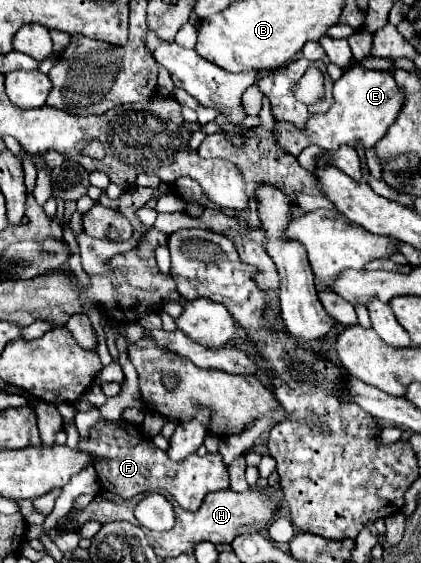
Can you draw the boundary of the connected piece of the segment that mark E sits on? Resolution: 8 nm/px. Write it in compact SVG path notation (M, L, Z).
M361 64L349 66L343 76L333 84L333 104L325 114L313 114L305 128L297 128L293 122L279 122L275 120L275 142L287 154L299 156L303 148L317 144L327 152L335 152L339 146L347 144L351 148L363 146L365 150L373 148L377 140L381 140L387 128L395 122L399 108L403 104L405 94L397 88L391 72L371 70Z

